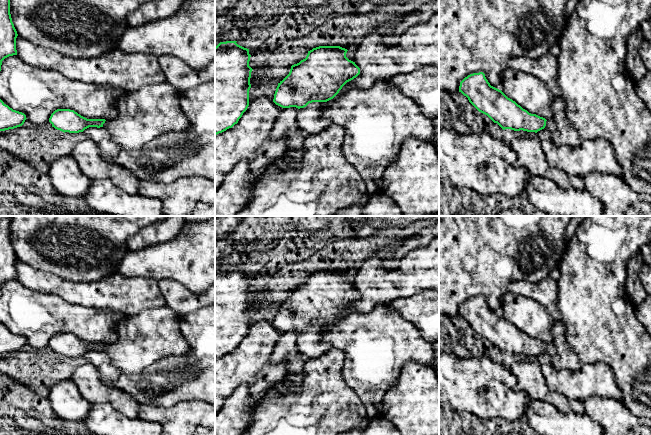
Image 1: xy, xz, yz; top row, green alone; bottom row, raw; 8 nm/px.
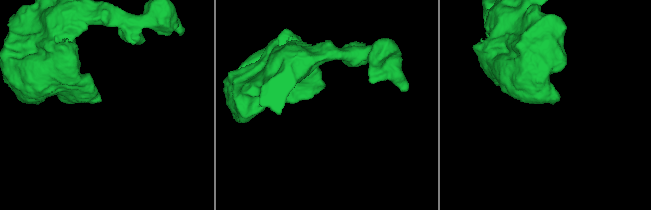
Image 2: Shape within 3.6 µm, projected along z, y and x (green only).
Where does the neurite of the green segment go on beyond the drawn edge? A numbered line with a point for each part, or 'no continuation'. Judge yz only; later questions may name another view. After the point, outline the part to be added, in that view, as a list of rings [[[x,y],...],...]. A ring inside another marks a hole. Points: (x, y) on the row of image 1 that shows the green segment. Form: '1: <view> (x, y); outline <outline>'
1: yz (562, 132); outline [[[560,96],[552,99],[552,118],[546,121],[546,126],[544,129],[550,133],[550,139],[557,146],[578,147],[582,142],[579,132],[572,125],[571,120],[567,116],[565,103]]]

